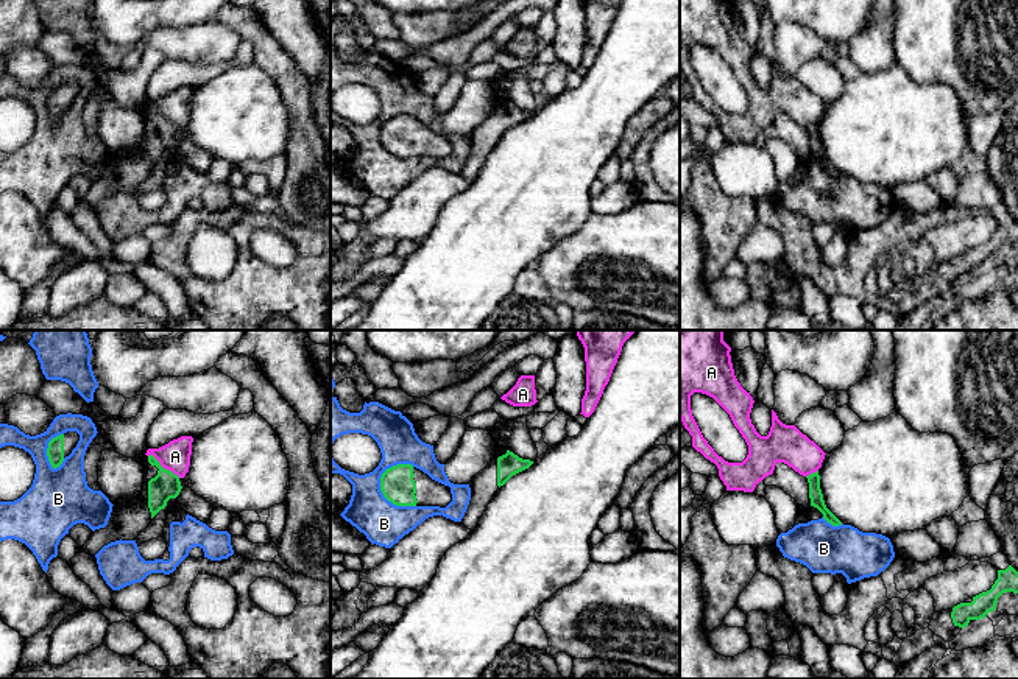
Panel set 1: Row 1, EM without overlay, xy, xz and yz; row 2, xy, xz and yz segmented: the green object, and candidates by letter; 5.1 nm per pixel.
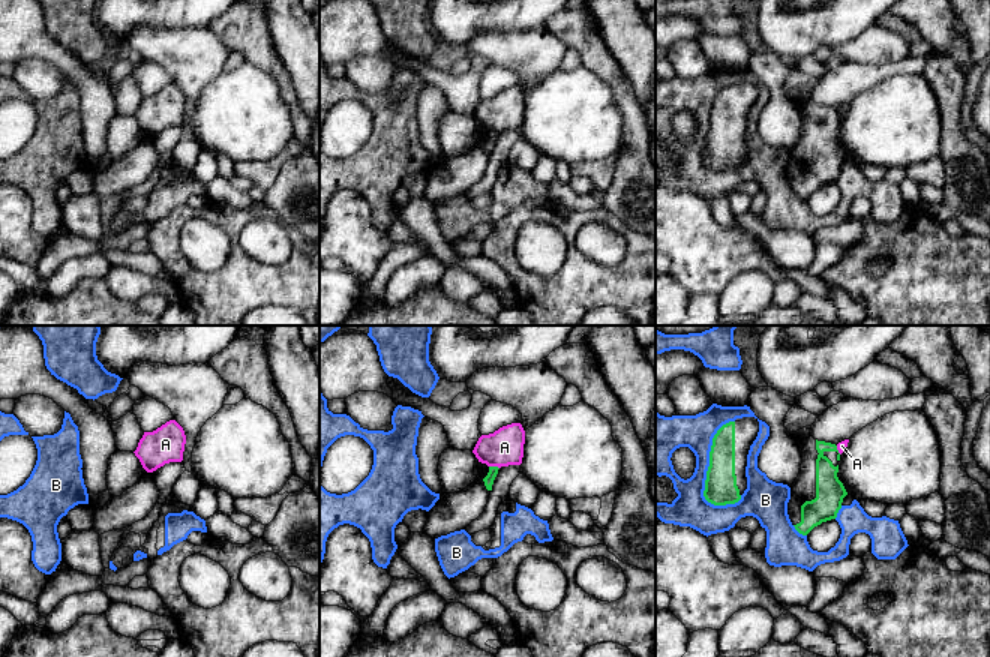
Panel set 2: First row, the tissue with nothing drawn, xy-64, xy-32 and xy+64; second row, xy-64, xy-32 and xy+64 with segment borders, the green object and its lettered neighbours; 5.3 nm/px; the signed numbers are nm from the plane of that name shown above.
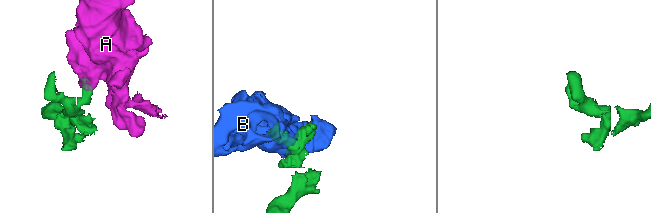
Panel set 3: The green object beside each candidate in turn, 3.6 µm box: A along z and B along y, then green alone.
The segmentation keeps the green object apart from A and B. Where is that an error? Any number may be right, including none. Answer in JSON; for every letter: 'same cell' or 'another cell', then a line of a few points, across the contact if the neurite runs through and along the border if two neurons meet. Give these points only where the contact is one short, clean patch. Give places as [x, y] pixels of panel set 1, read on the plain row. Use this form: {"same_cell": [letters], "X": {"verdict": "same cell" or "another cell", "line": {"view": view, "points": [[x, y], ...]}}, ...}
{"same_cell": [], "A": {"verdict": "another cell", "line": {"view": "xy", "points": [[148, 106], [180, 128]]}}, "B": {"verdict": "another cell"}}

